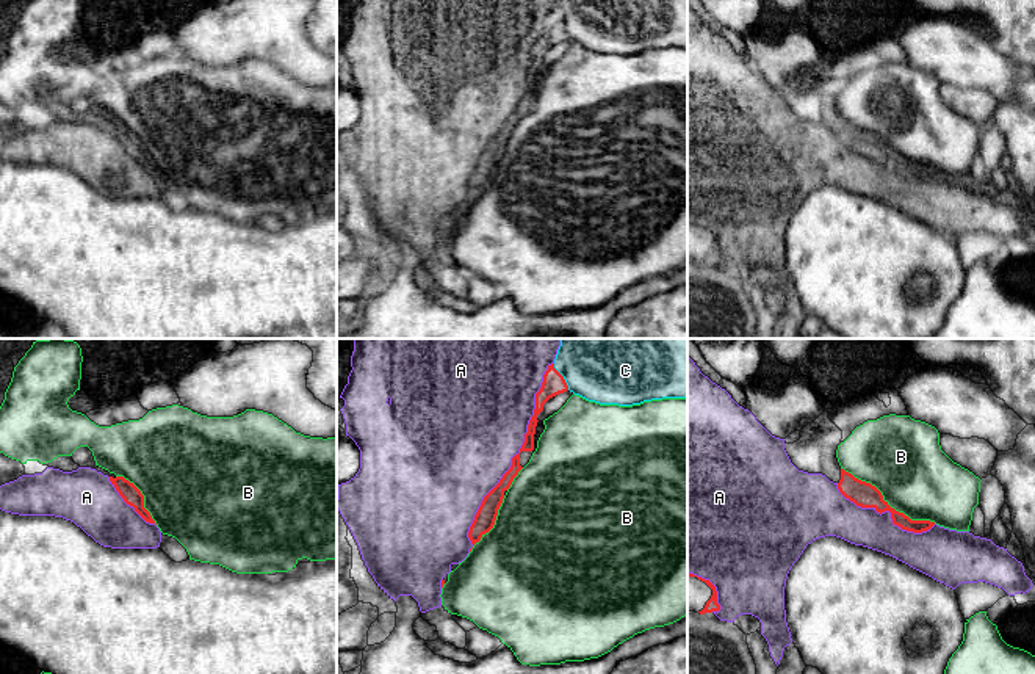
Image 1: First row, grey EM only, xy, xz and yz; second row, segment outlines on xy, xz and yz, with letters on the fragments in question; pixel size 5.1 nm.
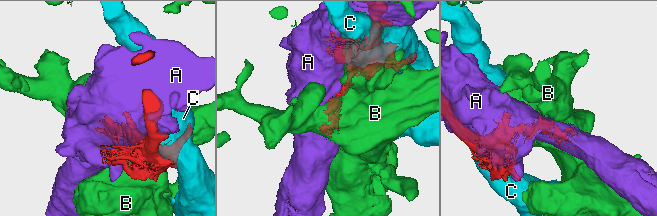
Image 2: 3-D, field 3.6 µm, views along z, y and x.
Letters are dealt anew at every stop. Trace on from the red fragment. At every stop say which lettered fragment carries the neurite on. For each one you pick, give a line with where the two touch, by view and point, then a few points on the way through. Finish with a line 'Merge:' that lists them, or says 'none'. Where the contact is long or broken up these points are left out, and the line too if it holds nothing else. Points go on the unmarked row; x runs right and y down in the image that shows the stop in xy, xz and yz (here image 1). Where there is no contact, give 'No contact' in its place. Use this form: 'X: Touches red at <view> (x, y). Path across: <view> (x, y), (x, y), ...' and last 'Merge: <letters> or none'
Merge: none

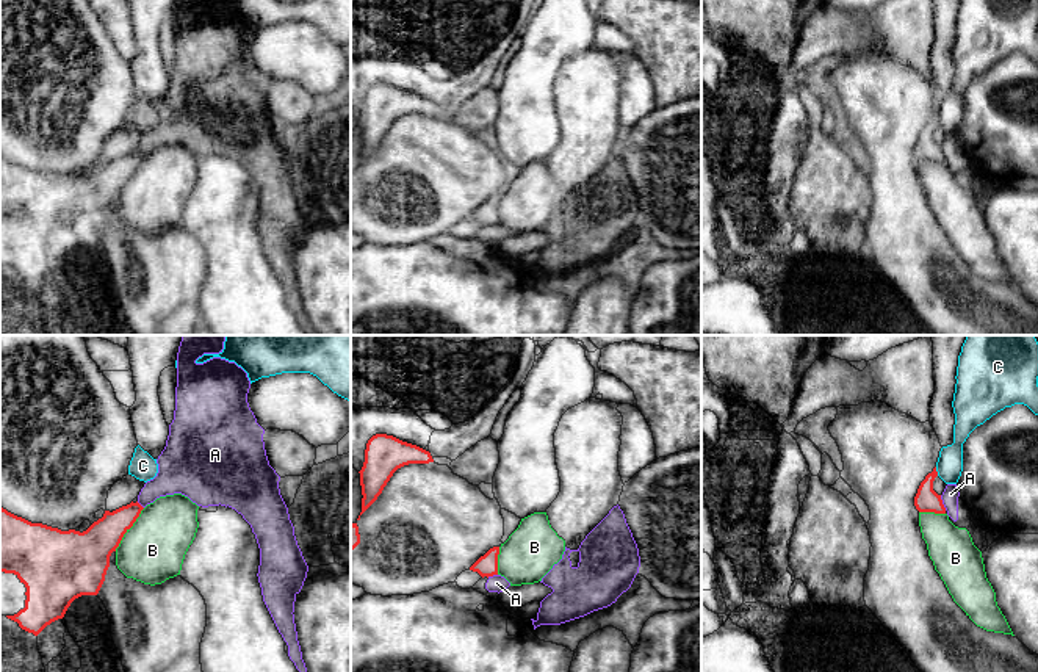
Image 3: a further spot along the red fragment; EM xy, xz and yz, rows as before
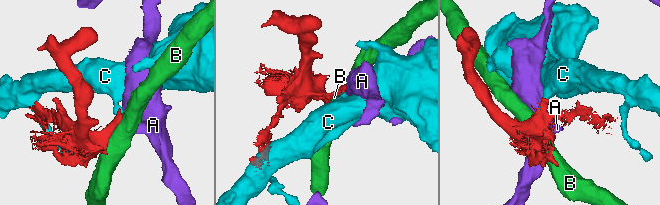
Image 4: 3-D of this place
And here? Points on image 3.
Merge: none

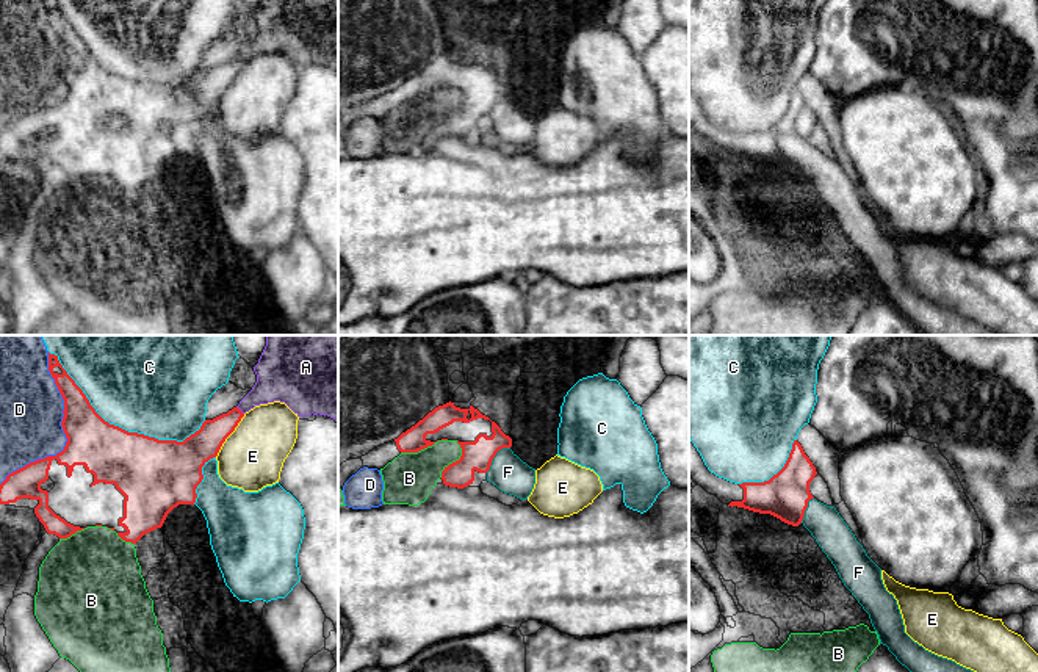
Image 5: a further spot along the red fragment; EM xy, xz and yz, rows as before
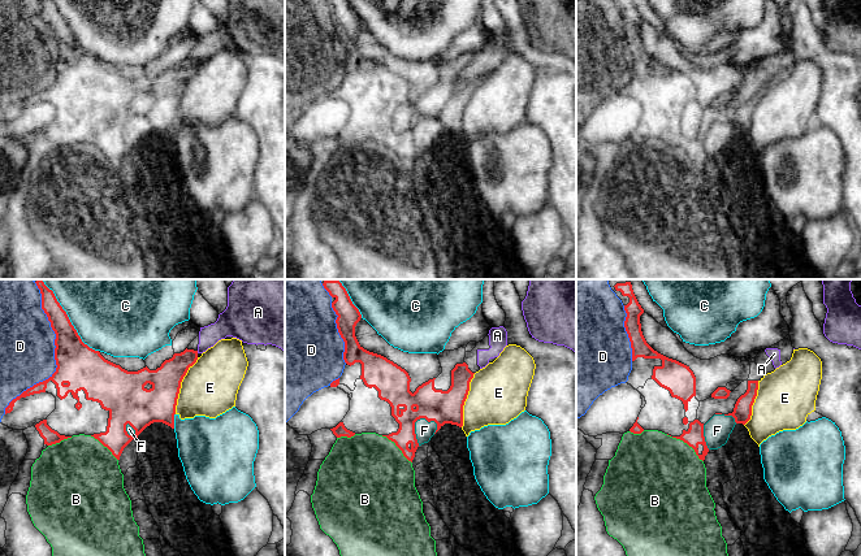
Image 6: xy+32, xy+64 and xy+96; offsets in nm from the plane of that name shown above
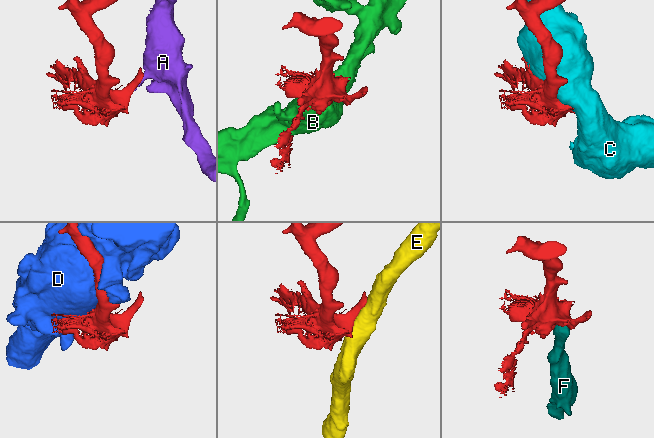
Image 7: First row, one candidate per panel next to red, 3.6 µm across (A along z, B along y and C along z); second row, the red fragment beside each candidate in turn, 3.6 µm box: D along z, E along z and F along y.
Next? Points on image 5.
F: Touches red at xz (495, 104). Path across: xz (478, 104), (495, 104), (508, 121)
Merge: F

